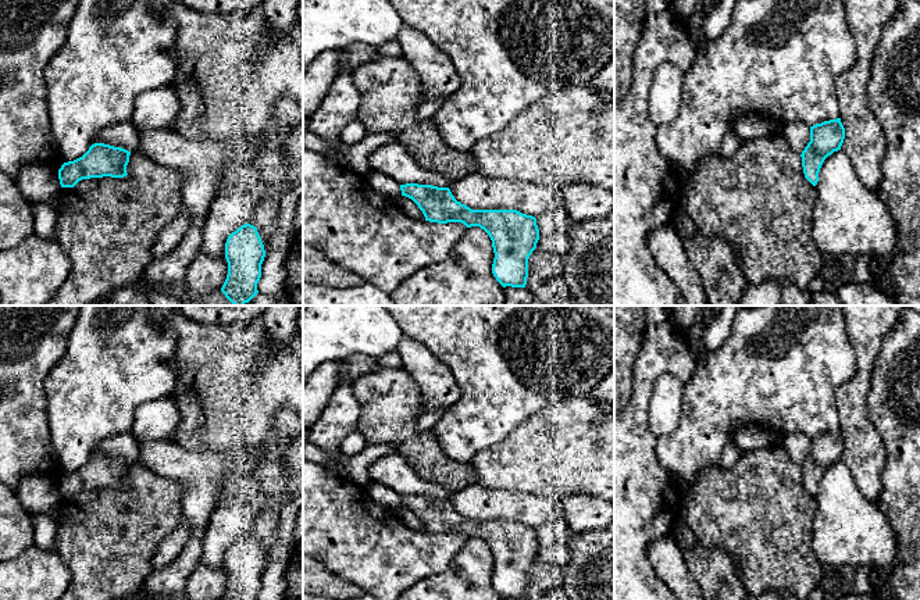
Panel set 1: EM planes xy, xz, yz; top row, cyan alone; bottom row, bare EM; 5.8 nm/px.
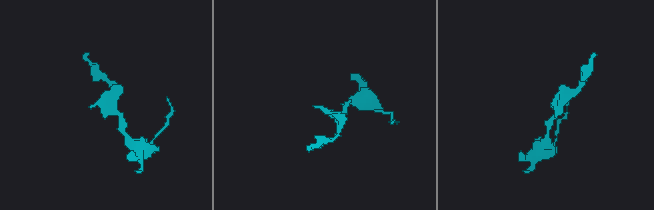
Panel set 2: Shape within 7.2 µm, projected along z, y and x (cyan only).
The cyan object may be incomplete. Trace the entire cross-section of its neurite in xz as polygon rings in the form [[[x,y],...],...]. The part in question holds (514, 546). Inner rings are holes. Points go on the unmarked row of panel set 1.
[[[406,494],[400,496],[400,501],[418,517],[425,532],[461,533],[467,539],[484,540],[492,551],[492,585],[496,592],[503,599],[525,599],[528,569],[539,551],[535,528],[517,521],[471,521],[457,512],[449,499]]]

